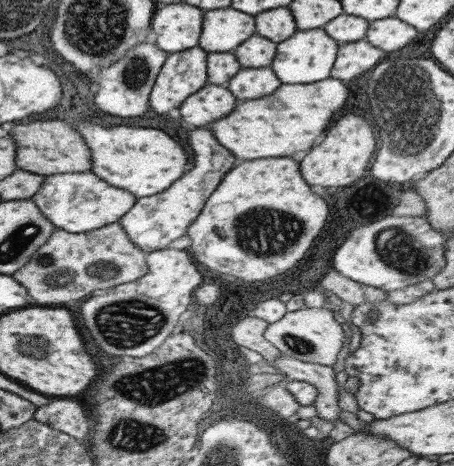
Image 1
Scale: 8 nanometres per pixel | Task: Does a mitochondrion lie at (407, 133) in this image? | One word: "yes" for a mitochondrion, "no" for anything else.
yes

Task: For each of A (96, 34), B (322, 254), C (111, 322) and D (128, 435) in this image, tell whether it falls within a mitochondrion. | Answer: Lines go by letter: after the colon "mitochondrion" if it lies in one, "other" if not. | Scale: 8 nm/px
A: mitochondrion
B: mitochondrion
C: mitochondrion
D: mitochondrion

